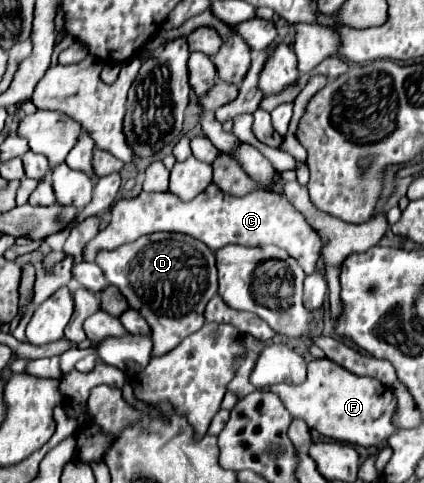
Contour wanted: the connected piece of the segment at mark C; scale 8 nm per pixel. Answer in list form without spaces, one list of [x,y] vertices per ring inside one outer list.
[[[211,183],[193,201],[181,201],[171,193],[145,193],[145,191],[141,191],[133,199],[125,197],[119,199],[111,207],[111,221],[107,223],[107,227],[85,245],[83,261],[95,261],[95,255],[101,249],[115,249],[123,243],[135,241],[137,237],[155,231],[173,231],[191,235],[209,245],[209,249],[213,251],[229,243],[247,247],[277,245],[285,249],[301,265],[305,275],[315,273],[317,261],[321,257],[321,241],[317,233],[307,225],[305,217],[285,197],[271,191],[257,191],[245,197],[231,197]]]

